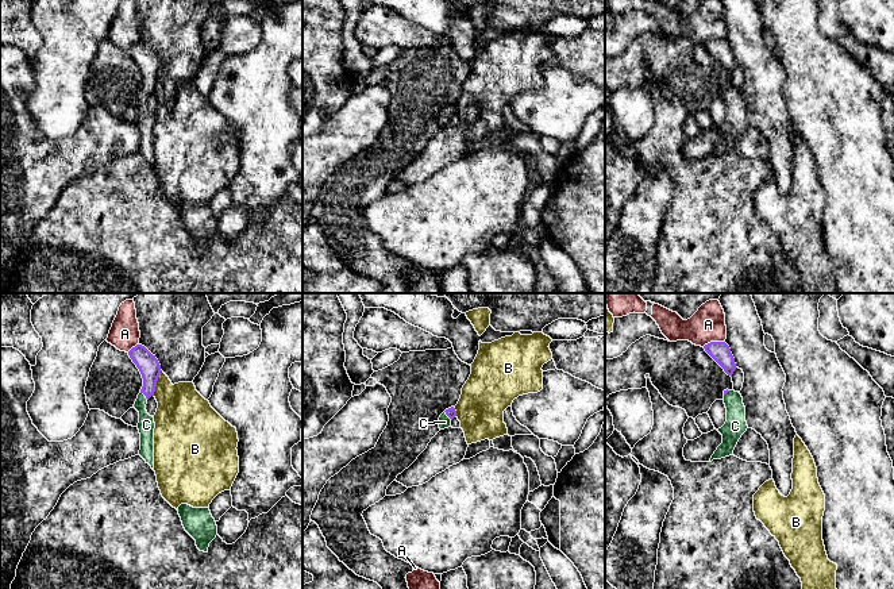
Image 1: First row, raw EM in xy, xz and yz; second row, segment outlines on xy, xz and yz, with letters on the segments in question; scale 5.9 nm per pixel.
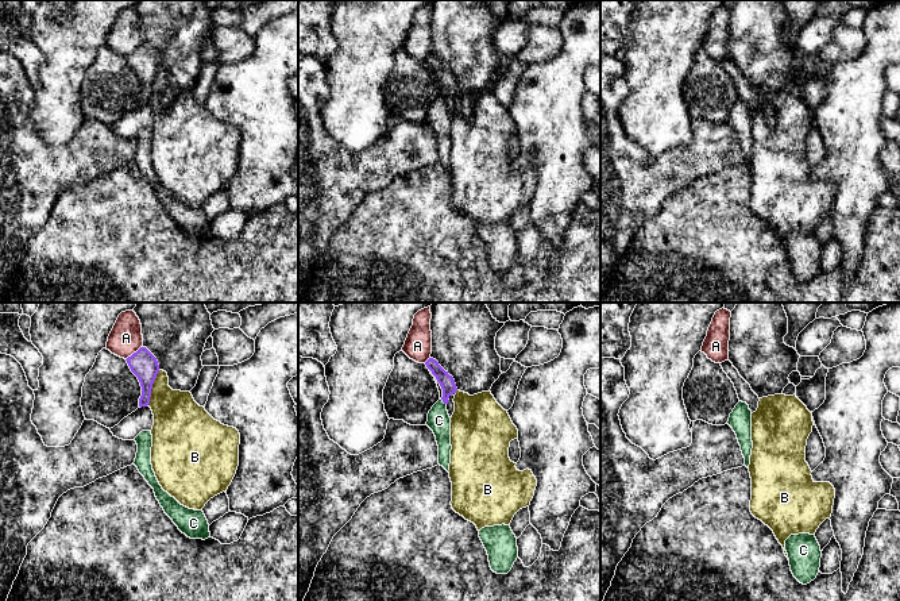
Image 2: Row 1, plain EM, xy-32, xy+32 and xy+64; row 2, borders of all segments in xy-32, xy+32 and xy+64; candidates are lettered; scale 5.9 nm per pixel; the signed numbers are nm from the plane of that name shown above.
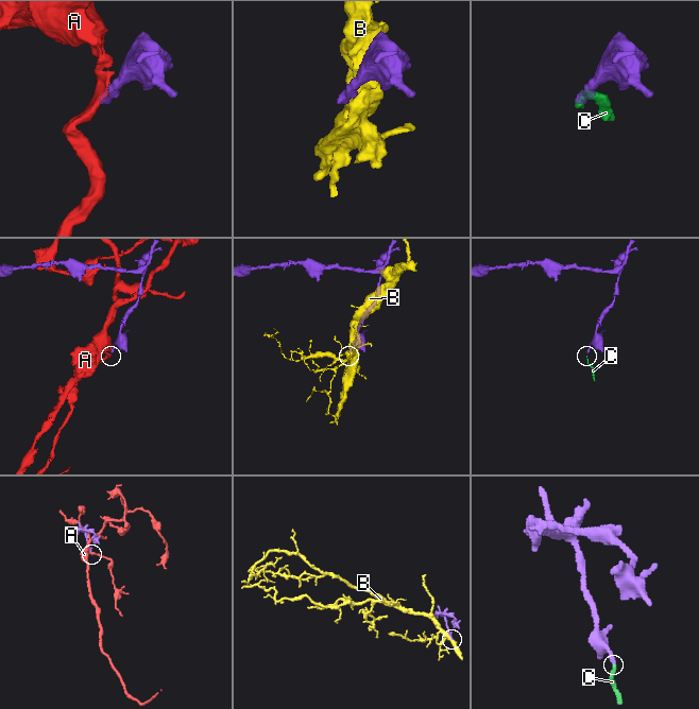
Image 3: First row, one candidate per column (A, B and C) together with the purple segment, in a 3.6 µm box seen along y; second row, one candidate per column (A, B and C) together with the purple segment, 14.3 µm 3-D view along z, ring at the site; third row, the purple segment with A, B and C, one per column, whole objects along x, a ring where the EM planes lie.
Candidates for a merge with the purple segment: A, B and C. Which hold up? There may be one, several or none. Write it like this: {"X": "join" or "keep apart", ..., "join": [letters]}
{"A": "keep apart", "B": "keep apart", "C": "join", "join": ["C"]}

